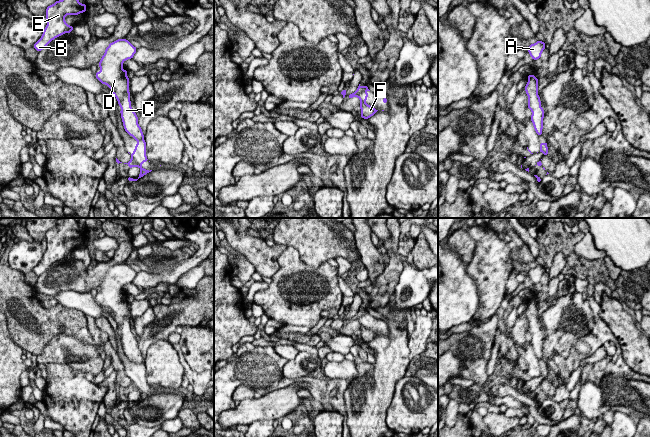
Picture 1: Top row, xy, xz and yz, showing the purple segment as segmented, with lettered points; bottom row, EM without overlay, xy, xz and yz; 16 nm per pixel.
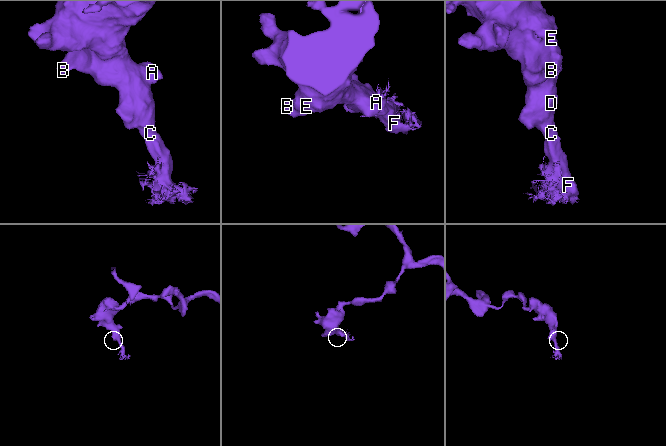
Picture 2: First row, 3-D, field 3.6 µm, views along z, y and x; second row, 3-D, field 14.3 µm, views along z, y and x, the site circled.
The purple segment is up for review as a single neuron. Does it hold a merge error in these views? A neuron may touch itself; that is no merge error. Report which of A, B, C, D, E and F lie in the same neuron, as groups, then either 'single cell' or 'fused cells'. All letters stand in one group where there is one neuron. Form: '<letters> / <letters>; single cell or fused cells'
A B C D E F; single cell

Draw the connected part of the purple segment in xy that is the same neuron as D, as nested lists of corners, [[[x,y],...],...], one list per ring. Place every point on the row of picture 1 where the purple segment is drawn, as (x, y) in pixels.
[[[118,39],[110,43],[98,64],[101,70],[95,73],[96,78],[112,90],[121,108],[120,113],[124,129],[137,141],[133,153],[130,154],[131,160],[124,163],[129,165],[129,169],[132,167],[140,168],[137,179],[127,177],[128,181],[134,182],[152,171],[141,167],[145,161],[149,161],[146,156],[146,142],[138,124],[136,112],[131,107],[127,70],[123,70],[123,62],[132,59],[136,50],[137,48],[126,39]]]

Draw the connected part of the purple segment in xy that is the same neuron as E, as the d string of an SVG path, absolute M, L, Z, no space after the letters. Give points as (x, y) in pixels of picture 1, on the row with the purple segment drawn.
M59 0L54 4L50 5L46 9L47 26L45 27L41 38L33 45L36 51L40 52L43 50L52 40L65 33L70 33L74 26L69 26L65 22L66 15L78 15L86 12L86 4L81 4L79 0Z

